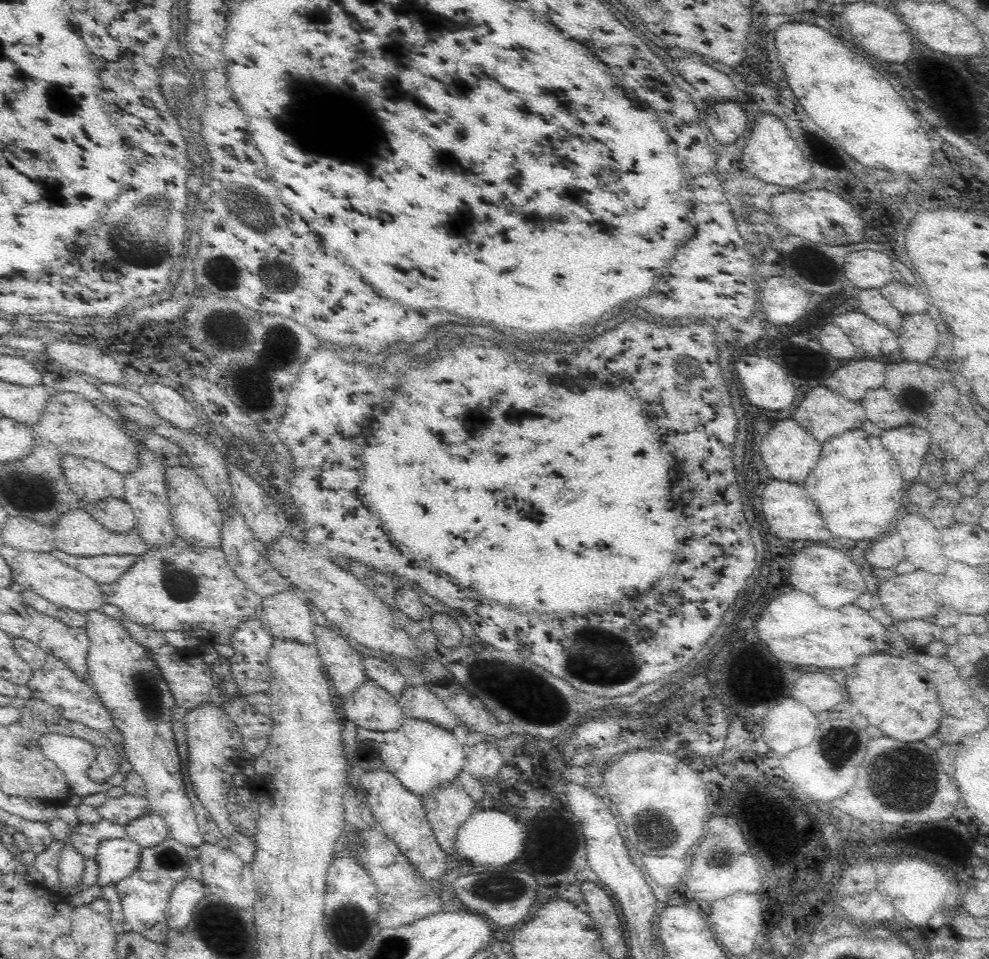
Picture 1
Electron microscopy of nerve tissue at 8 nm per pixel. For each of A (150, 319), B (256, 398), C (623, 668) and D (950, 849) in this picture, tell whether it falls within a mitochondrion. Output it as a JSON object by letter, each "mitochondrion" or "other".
{"A":"other","B":"mitochondrion","C":"mitochondrion","D":"other"}

